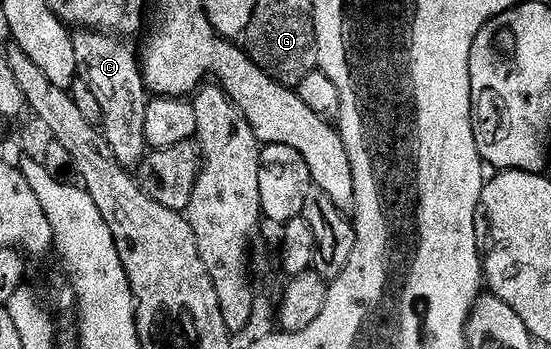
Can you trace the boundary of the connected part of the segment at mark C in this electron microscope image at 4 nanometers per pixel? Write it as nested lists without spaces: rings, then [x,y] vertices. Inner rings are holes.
[[[80,29],[73,34],[76,73],[86,81],[102,109],[102,130],[114,157],[124,167],[139,168],[149,150],[146,141],[146,109],[150,92],[144,83],[141,60],[127,47],[123,38],[104,29]]]

